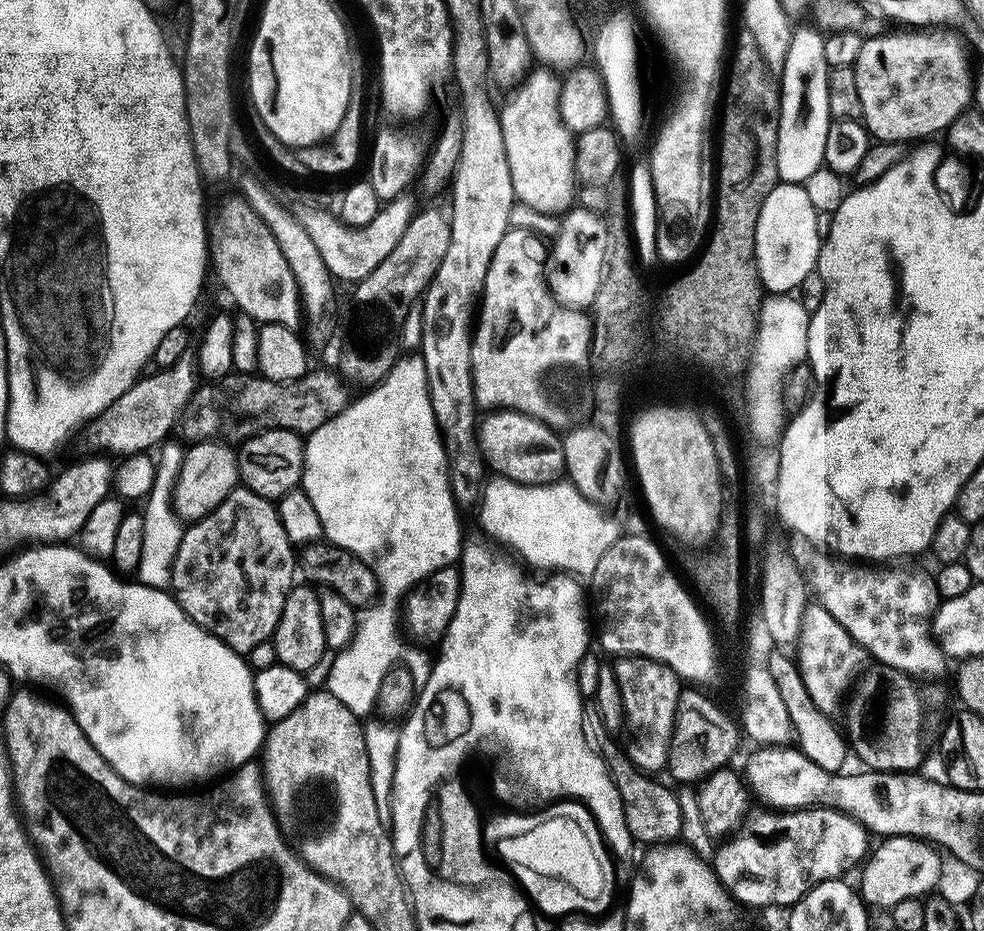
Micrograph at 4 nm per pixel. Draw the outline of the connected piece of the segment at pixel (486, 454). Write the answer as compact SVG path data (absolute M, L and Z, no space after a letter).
M496 410L479 421L478 439L484 463L497 468L499 475L515 484L551 486L565 475L564 446L561 437L540 420L524 412Z

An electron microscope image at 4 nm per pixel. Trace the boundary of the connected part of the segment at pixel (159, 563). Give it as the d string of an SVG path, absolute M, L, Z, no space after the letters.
M168 442L159 449L156 477L152 490L146 497L148 505L142 508L144 529L142 530L142 562L138 562L135 575L139 583L151 588L167 589L172 582L172 563L178 554L178 546L182 535L182 522L172 511L172 487L176 484L176 476L180 472L180 464L184 460L185 449Z

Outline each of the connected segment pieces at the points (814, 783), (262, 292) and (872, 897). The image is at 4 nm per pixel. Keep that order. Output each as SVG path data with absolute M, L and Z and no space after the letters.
M762 746L751 754L744 774L753 792L769 807L776 810L799 810L803 807L820 806L820 792L824 792L824 784L828 780L836 780L839 773L826 772L816 763L804 759L799 749L780 746Z
M243 195L228 196L217 206L213 216L211 213L206 231L211 267L216 267L221 286L232 295L239 311L260 324L296 328L302 320L300 292L274 234L270 234L259 212L249 206Z
M886 836L879 843L872 857L871 852L867 857L869 860L858 883L858 891L865 905L877 904L884 910L890 910L902 902L902 898L920 898L937 887L944 860L929 841L914 836Z

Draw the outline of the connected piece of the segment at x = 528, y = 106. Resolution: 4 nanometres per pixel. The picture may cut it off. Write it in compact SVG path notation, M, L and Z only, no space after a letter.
M533 71L523 83L524 88L516 104L506 114L499 115L501 129L504 132L506 158L509 162L510 178L513 179L515 199L541 212L544 216L556 216L567 213L578 200L578 177L576 174L576 140L574 134L560 116L560 84L551 71Z

